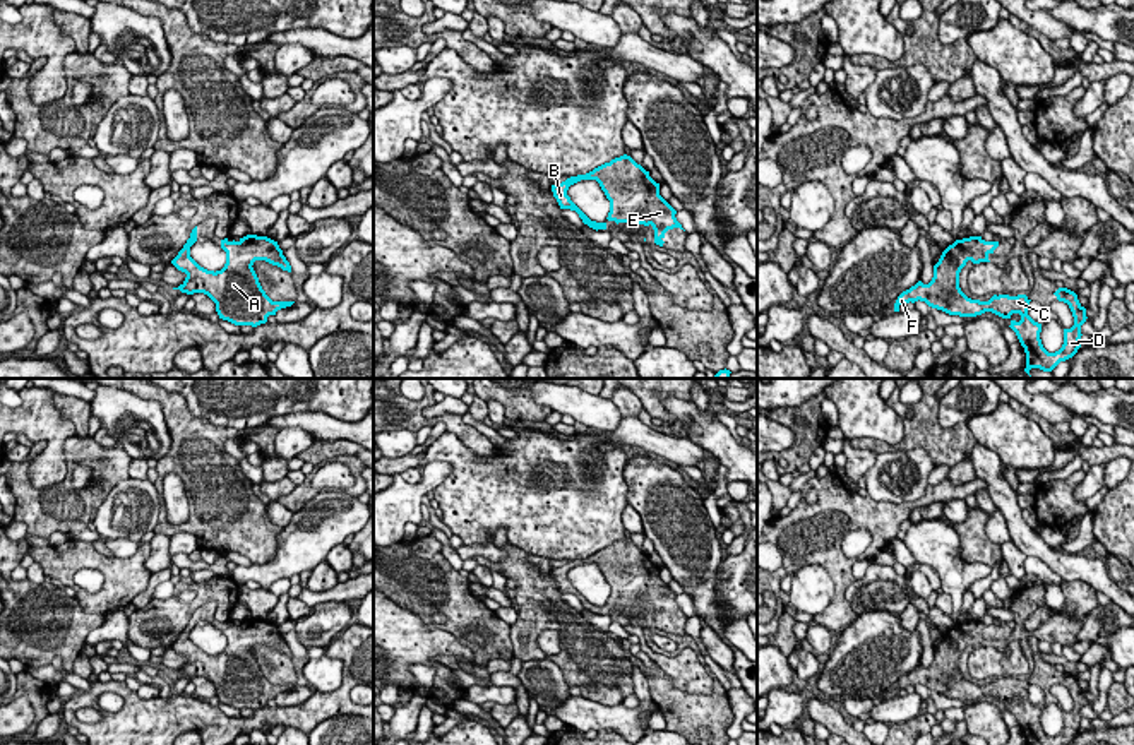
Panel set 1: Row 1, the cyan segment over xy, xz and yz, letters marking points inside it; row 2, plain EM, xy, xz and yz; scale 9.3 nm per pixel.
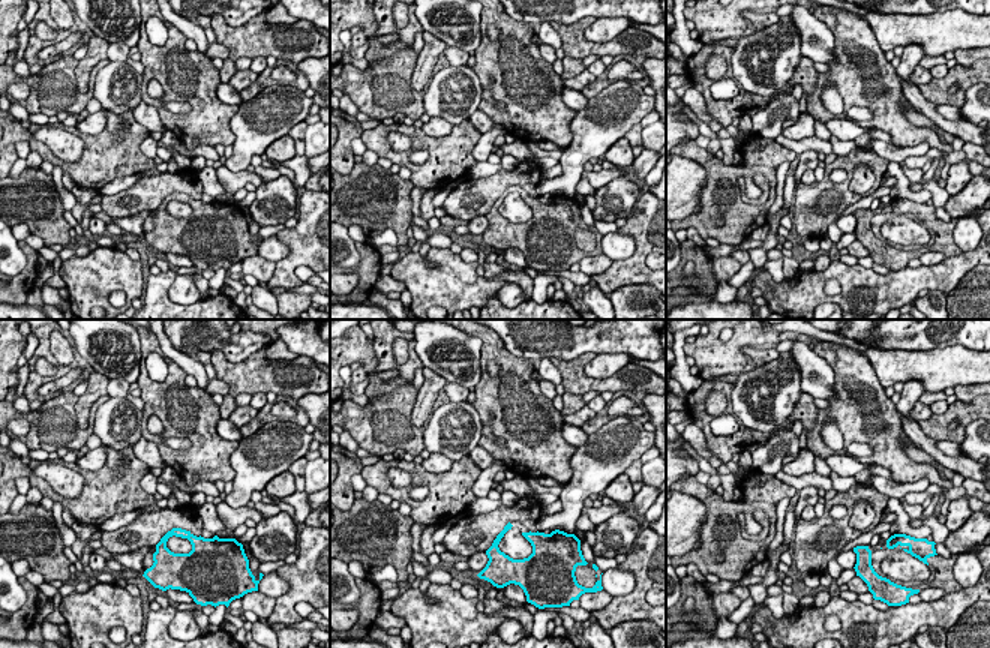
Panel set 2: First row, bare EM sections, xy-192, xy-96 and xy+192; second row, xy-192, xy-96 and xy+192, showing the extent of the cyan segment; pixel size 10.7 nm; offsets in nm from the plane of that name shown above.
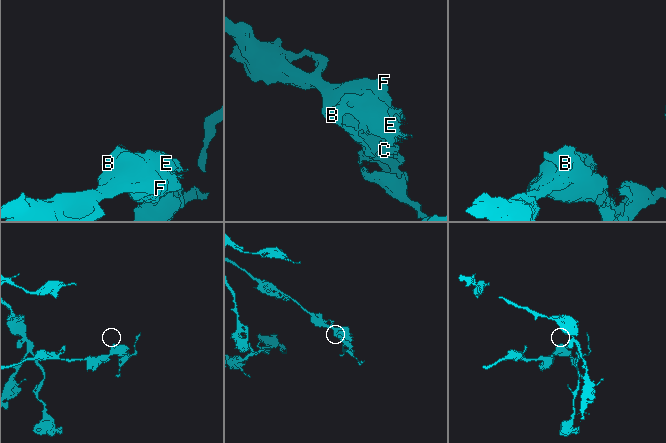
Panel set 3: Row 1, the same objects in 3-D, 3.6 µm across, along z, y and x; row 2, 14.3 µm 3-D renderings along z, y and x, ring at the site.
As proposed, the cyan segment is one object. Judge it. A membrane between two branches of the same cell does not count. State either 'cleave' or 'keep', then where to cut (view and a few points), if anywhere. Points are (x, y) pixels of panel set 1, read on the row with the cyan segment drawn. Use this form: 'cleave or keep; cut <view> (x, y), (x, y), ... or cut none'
keep; cut none

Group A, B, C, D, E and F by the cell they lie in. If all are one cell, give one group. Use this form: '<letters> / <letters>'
A B C D E F

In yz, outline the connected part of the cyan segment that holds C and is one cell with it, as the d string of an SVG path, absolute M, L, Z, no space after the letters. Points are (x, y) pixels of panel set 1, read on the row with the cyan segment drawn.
M970 236L956 240L949 245L939 262L934 265L934 277L928 284L918 281L910 289L903 291L896 303L894 312L901 305L925 301L928 307L942 310L949 315L976 317L992 312L1002 319L1011 320L1011 329L1016 332L1026 353L1026 368L1052 372L1060 361L1072 358L1081 348L1081 325L1086 322L1086 308L1079 303L1077 295L1067 288L1059 288L1053 295L1059 301L1069 305L1074 325L1064 329L1064 344L1059 351L1048 353L1040 339L1041 324L1028 315L1030 298L1026 295L1009 296L994 295L988 301L971 300L959 288L959 272L968 260L973 264L990 262L988 255L999 247L999 241L985 241L982 236Z

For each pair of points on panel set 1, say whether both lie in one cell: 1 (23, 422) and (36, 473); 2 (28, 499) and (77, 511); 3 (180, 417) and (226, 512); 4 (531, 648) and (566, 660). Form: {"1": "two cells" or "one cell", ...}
{"1": "one cell", "2": "one cell", "3": "one cell", "4": "one cell"}

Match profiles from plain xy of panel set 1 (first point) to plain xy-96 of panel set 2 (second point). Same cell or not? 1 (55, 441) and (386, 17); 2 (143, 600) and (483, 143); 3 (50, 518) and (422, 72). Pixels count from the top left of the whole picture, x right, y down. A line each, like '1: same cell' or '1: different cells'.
1: different cells
2: same cell
3: different cells

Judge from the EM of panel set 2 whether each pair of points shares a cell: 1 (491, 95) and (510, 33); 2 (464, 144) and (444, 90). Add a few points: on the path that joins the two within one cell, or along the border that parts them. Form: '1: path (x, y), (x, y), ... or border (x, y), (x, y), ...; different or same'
1: path (503, 80), (510, 71), (510, 48); same
2: border (468, 117), (453, 126); different

